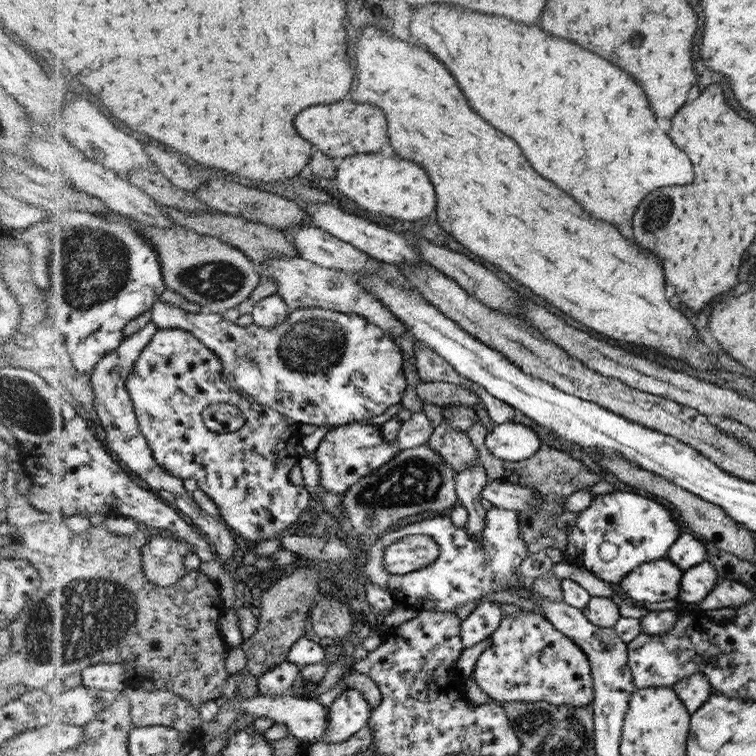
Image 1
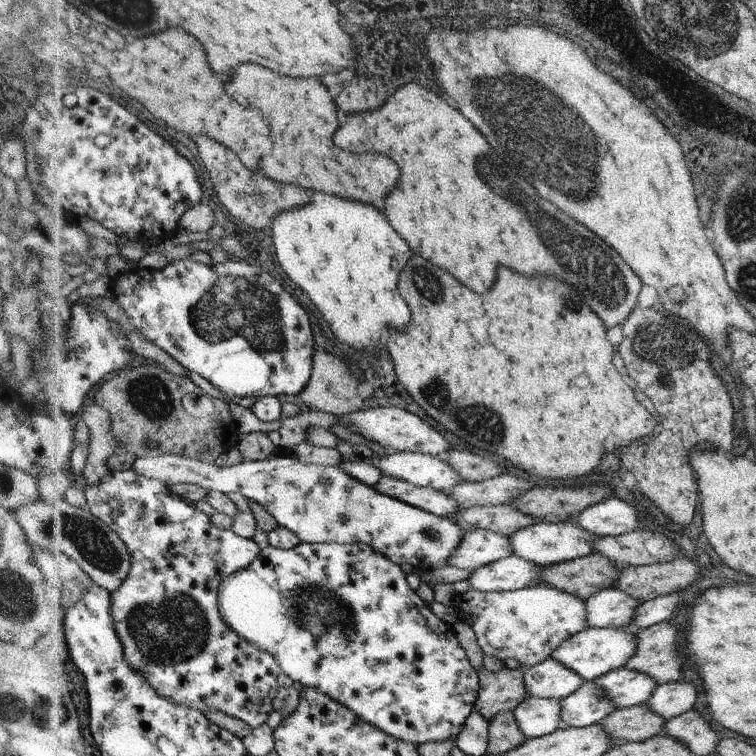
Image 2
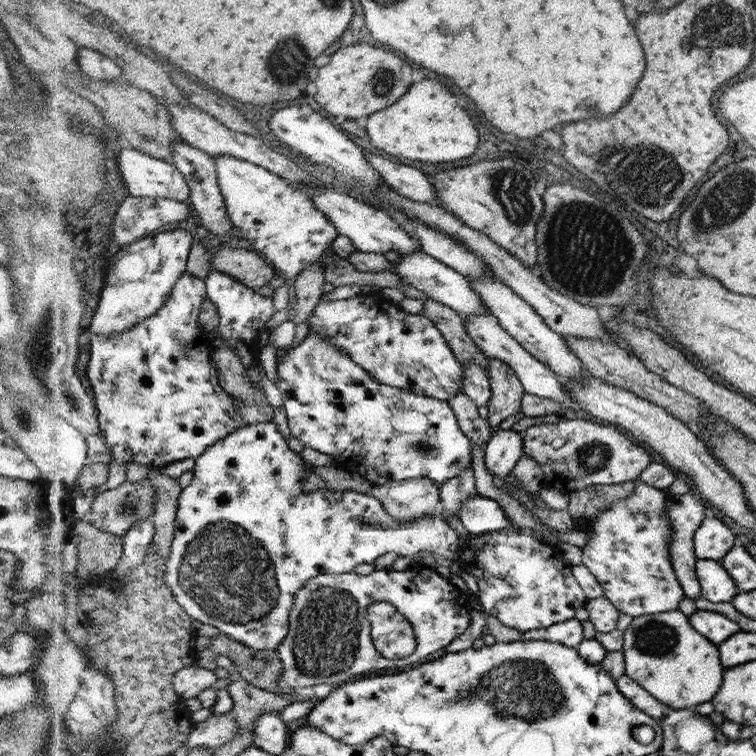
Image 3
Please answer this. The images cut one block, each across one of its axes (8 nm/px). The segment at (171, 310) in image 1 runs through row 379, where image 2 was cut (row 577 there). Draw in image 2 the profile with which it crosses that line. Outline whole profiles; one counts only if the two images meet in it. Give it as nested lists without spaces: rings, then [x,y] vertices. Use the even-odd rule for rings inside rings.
[[[301,543],[294,549],[280,549],[270,545],[263,550],[262,555],[249,567],[236,571],[228,576],[220,588],[220,607],[224,620],[234,628],[245,640],[252,642],[264,651],[270,652],[279,661],[283,673],[288,674],[295,682],[304,688],[309,687],[322,692],[328,699],[348,708],[362,721],[367,721],[381,732],[395,737],[397,740],[414,745],[431,742],[443,742],[456,739],[472,713],[476,694],[479,694],[478,674],[466,660],[462,646],[458,644],[456,634],[444,624],[439,617],[431,612],[429,606],[423,602],[416,591],[410,590],[404,572],[383,556],[371,545],[363,543]]]

